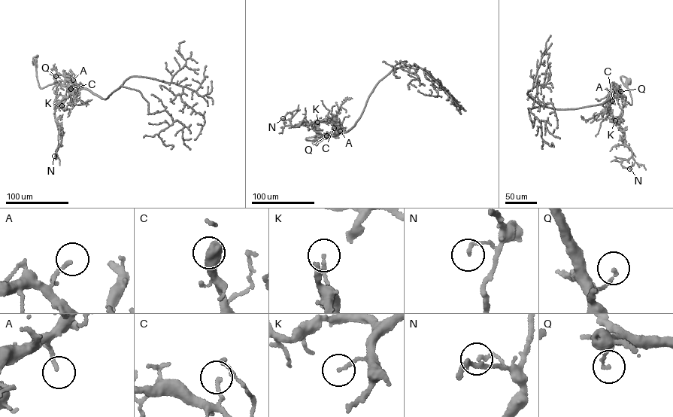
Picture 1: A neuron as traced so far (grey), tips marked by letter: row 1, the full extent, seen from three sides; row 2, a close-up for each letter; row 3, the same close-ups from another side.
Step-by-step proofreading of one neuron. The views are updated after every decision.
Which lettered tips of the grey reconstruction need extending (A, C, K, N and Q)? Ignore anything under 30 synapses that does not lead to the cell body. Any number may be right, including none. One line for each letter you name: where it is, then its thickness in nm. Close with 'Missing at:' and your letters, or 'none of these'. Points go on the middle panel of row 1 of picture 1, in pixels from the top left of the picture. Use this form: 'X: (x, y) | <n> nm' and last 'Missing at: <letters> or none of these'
Missing at: none of these

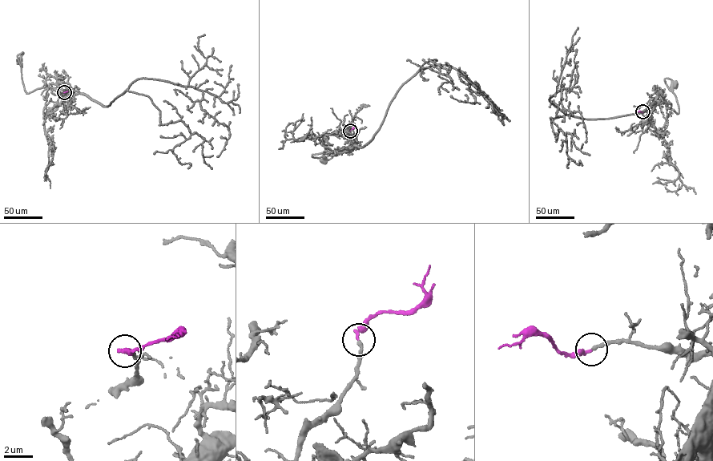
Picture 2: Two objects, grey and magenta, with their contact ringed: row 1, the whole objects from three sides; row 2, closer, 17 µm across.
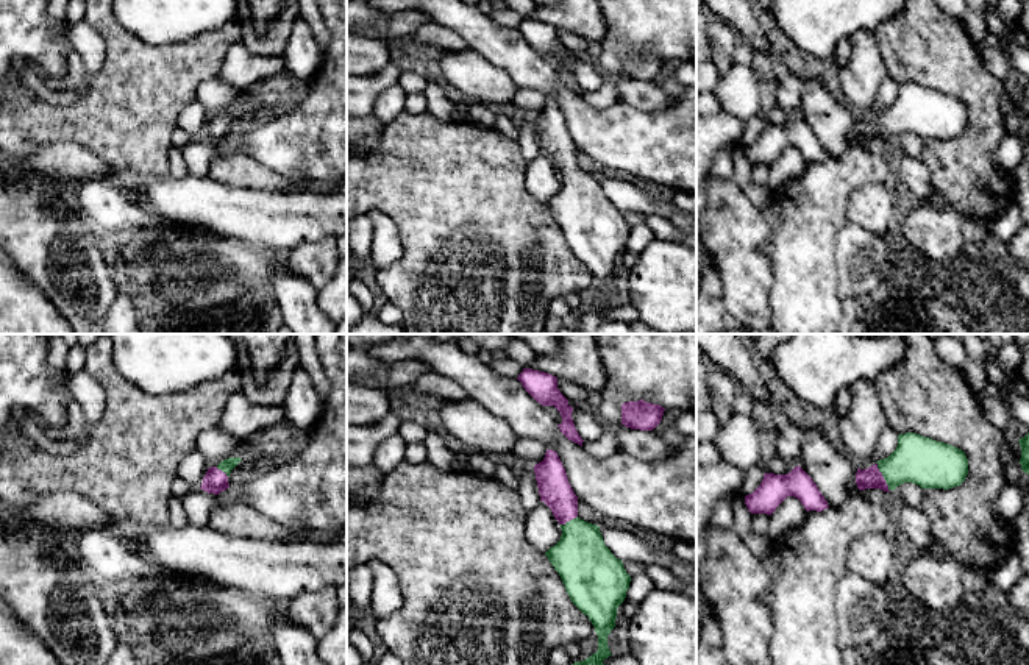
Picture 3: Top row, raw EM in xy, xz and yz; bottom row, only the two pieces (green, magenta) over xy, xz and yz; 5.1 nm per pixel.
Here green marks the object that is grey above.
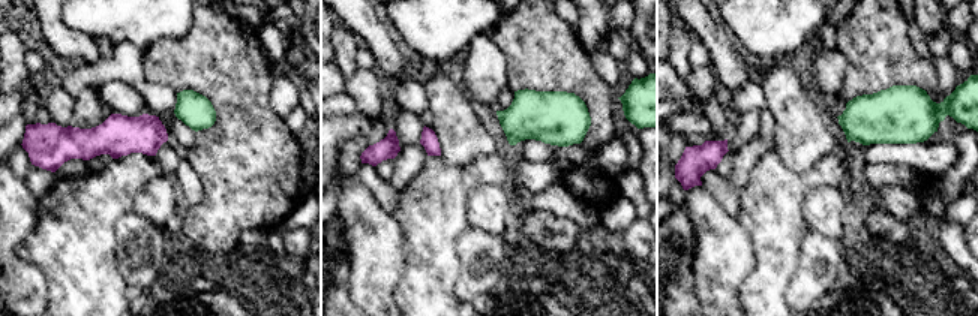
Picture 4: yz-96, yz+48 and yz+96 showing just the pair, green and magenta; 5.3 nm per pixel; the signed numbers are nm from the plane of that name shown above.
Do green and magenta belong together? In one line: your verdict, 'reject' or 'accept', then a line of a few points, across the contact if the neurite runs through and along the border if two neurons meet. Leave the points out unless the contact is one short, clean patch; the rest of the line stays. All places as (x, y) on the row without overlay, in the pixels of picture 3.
accept | yz (929, 114), (904, 114), (883, 125), (870, 128)

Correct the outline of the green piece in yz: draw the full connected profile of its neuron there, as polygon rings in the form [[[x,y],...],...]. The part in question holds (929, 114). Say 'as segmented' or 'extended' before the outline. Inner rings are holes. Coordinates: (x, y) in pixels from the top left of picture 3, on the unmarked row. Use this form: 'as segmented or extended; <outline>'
extended; [[[915,83],[898,86],[896,100],[870,119],[856,123],[859,140],[895,140],[904,133],[921,139],[952,139],[968,125],[965,103],[952,95],[923,87]]]

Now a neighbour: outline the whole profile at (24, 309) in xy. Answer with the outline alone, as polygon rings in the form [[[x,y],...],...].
[[[0,259],[0,334],[75,334],[67,320],[37,286],[30,286],[20,268]]]

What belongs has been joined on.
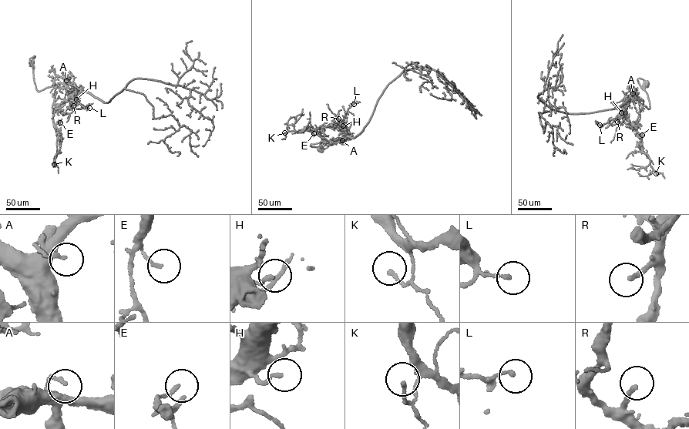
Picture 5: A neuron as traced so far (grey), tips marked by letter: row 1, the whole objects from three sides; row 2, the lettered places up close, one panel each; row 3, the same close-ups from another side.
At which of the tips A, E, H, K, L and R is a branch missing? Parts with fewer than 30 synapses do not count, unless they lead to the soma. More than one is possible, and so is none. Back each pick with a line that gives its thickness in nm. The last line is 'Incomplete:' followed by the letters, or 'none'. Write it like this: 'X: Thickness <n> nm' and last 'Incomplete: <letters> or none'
R: Thickness 180 nm
Incomplete: R

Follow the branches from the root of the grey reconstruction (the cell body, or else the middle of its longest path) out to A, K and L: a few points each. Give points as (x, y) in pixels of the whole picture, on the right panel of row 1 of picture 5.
A: (646, 84), (643, 90), (650, 108), (643, 105), (643, 100), (636, 98), (633, 93)
K: (646, 84), (643, 90), (650, 108), (636, 98), (624, 113), (656, 173)
L: (646, 84), (643, 90), (650, 108), (643, 105), (643, 100), (636, 98), (629, 102), (620, 115), (599, 125)

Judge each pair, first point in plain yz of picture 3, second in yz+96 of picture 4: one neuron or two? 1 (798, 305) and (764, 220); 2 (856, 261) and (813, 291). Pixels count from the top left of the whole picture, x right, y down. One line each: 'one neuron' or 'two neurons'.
1: one neuron
2: one neuron

